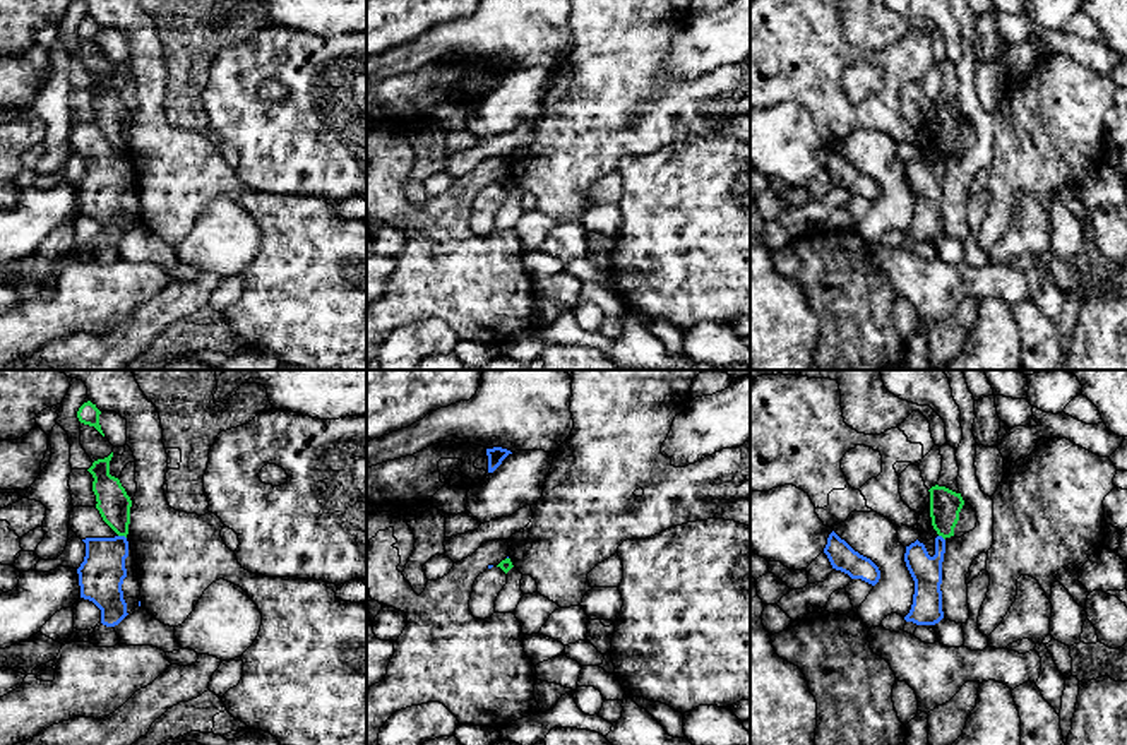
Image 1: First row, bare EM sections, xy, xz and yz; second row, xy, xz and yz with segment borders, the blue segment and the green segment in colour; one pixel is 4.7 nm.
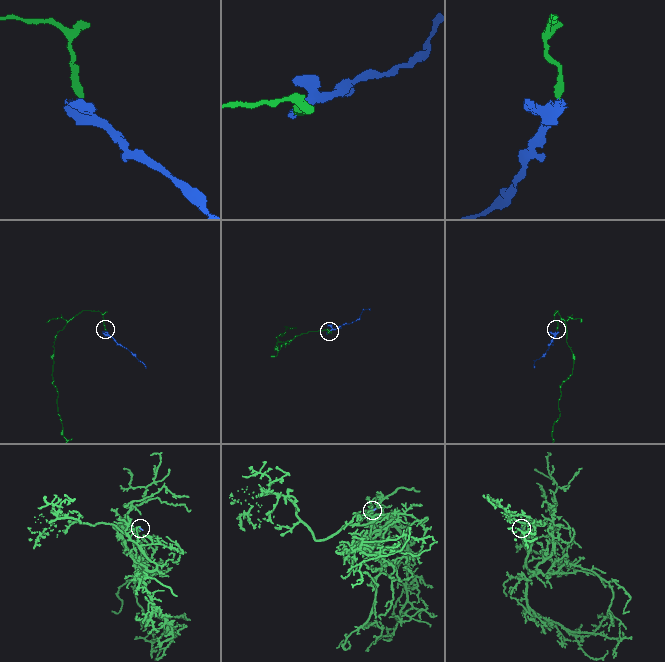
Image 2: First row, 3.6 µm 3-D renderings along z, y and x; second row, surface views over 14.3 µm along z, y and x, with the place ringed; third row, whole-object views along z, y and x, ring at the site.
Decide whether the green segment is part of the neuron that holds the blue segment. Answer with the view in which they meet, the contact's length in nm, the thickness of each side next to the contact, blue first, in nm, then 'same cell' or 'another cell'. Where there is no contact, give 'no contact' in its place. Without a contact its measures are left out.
contact in xy; length 40 nm; calibres 220 and 160 nm; another cell

